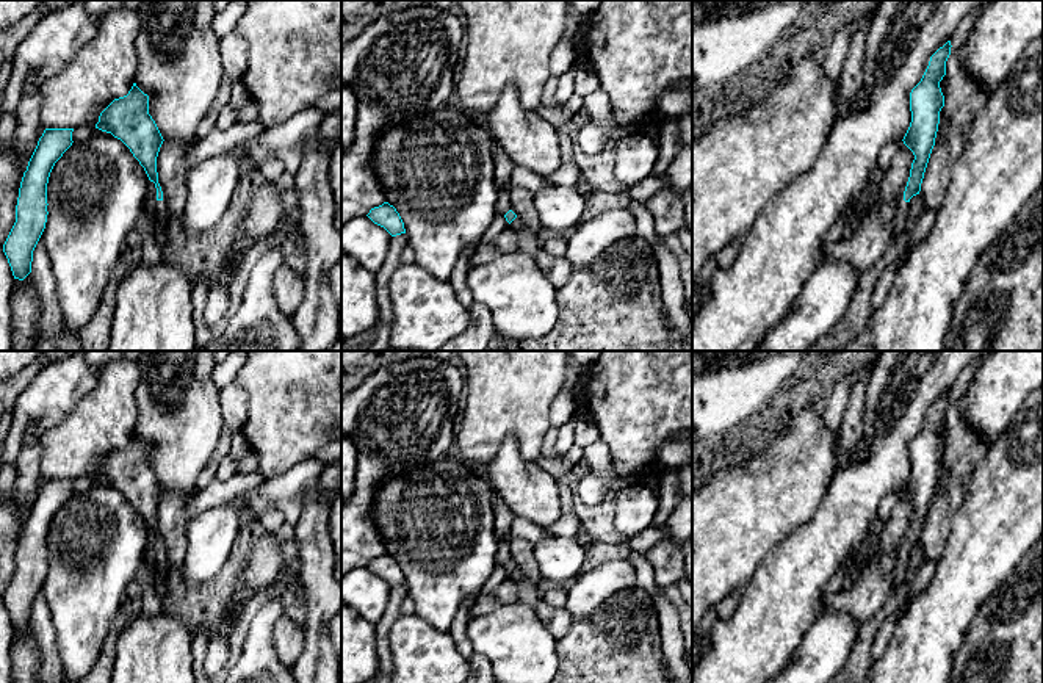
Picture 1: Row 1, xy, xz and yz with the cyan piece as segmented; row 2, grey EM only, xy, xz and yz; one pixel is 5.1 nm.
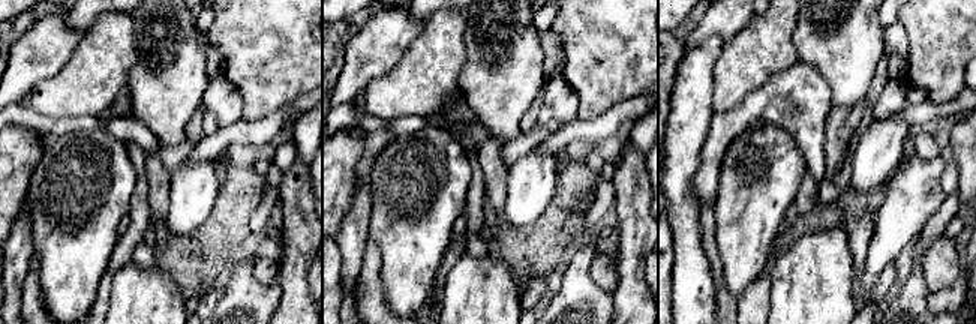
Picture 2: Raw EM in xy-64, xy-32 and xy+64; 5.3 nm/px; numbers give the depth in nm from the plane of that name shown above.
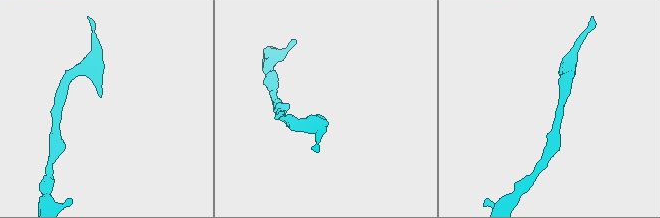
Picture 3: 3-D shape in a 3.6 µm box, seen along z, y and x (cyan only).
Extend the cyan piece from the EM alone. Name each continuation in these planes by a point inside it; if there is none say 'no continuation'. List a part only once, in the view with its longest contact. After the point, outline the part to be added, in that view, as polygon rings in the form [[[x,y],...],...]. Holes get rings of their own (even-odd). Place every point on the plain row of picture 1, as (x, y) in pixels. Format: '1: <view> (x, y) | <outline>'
1: yz (899, 577) | [[[904,550],[900,551],[900,559],[899,559],[899,569],[894,575],[894,587],[896,591],[902,586],[905,580],[905,572],[910,562],[910,553],[905,553]]]

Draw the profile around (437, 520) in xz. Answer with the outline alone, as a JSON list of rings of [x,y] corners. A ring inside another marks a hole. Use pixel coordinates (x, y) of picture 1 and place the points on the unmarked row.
[[[454,451],[382,481],[371,511],[385,553],[399,564],[415,614],[431,627],[448,631],[460,605],[478,594],[495,570],[495,490]]]

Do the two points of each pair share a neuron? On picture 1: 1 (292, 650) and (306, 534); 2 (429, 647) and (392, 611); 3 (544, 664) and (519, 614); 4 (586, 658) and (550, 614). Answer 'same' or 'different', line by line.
1: different
2: different
3: same
4: different

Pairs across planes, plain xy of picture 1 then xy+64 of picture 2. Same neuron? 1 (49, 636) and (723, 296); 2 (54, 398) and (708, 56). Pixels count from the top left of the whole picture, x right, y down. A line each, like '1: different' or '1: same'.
1: different
2: different

